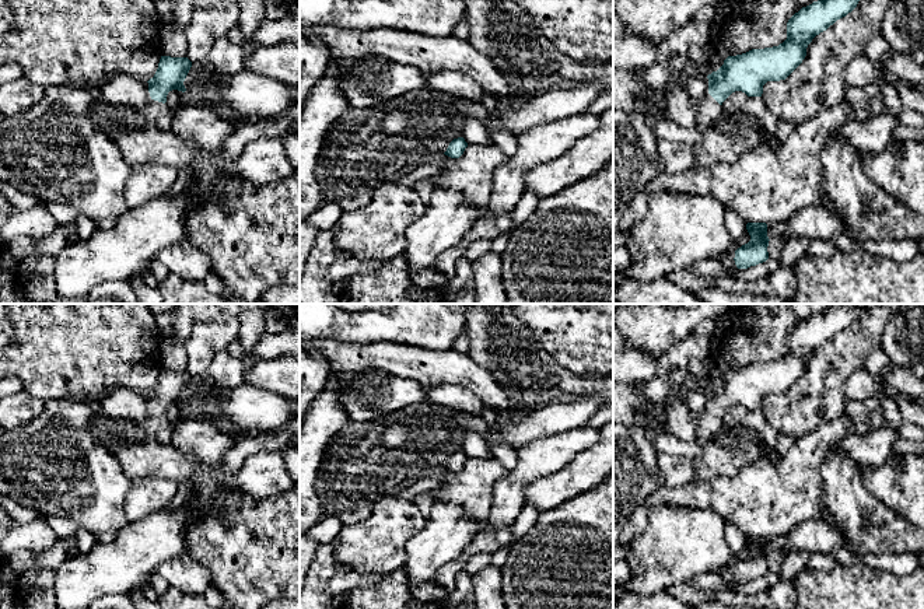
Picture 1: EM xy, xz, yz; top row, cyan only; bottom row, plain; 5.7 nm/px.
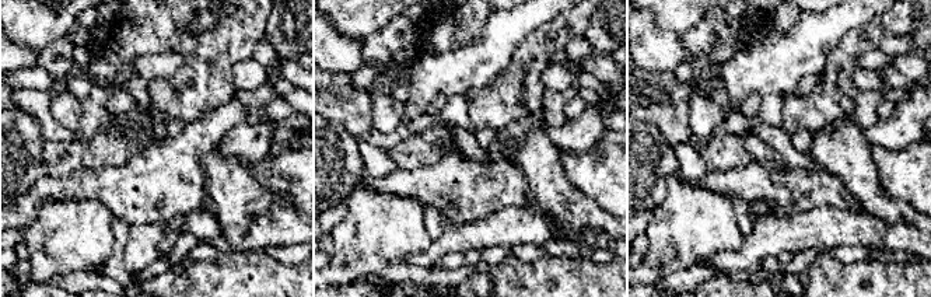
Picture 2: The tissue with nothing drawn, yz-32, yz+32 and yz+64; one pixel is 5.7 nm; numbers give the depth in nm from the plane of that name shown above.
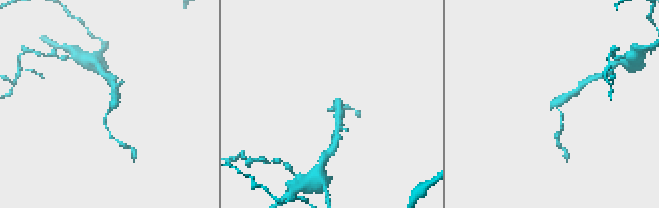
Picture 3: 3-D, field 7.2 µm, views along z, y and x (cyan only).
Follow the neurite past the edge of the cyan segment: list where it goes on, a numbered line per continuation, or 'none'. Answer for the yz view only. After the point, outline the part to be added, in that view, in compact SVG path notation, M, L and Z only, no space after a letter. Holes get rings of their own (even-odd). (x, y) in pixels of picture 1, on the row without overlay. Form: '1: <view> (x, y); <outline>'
1: yz (709, 423); M708 407L697 413L699 427L697 440L704 444L710 442L715 433L722 427L722 420Z

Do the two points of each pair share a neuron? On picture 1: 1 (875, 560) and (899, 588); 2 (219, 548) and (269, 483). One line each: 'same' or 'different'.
1: different
2: different

